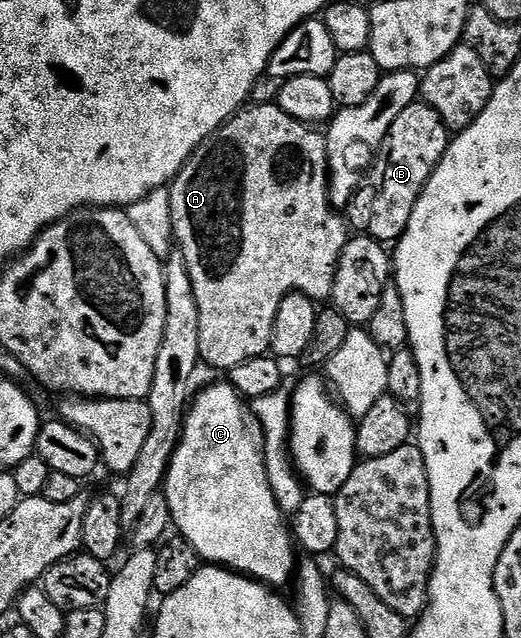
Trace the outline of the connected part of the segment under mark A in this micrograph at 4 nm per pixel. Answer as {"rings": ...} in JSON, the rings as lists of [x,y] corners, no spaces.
{"rings":[[[248,103],[246,106],[240,108],[235,115],[229,117],[227,121],[225,121],[225,123],[187,159],[185,166],[175,175],[175,179],[171,181],[169,187],[171,189],[171,201],[173,202],[173,230],[175,231],[177,251],[185,258],[185,266],[189,270],[189,278],[193,281],[193,295],[197,297],[197,315],[201,318],[201,346],[199,347],[199,358],[206,367],[208,364],[209,367],[220,368],[223,374],[227,374],[230,373],[233,366],[241,366],[241,362],[249,362],[249,358],[268,355],[271,351],[270,335],[273,334],[274,318],[277,316],[278,307],[282,300],[291,292],[300,292],[316,302],[322,302],[322,300],[324,300],[323,302],[330,301],[331,291],[333,290],[333,278],[337,270],[337,262],[341,258],[341,250],[347,245],[349,239],[349,225],[346,219],[344,219],[336,209],[331,207],[331,199],[327,193],[327,137],[318,127],[306,124],[297,118],[293,118],[289,114],[285,114],[285,110],[281,110],[278,103]]]}

